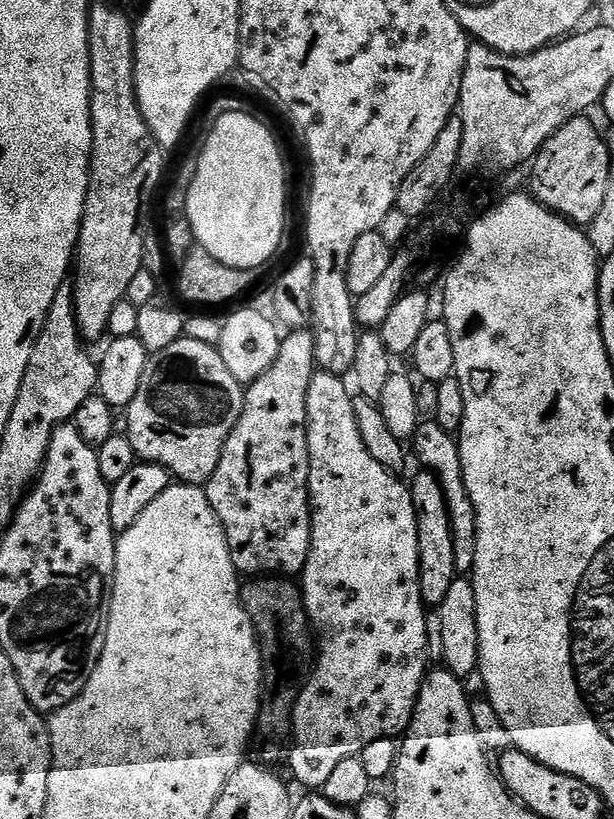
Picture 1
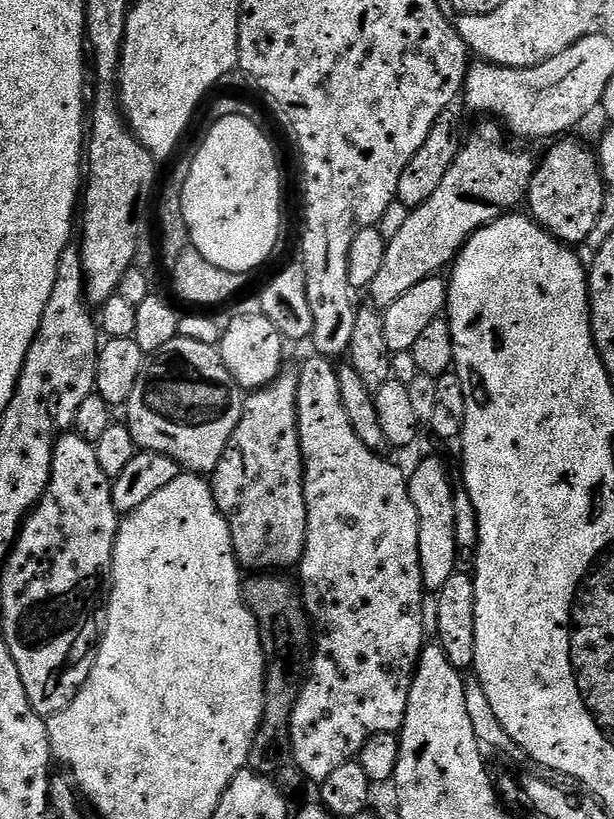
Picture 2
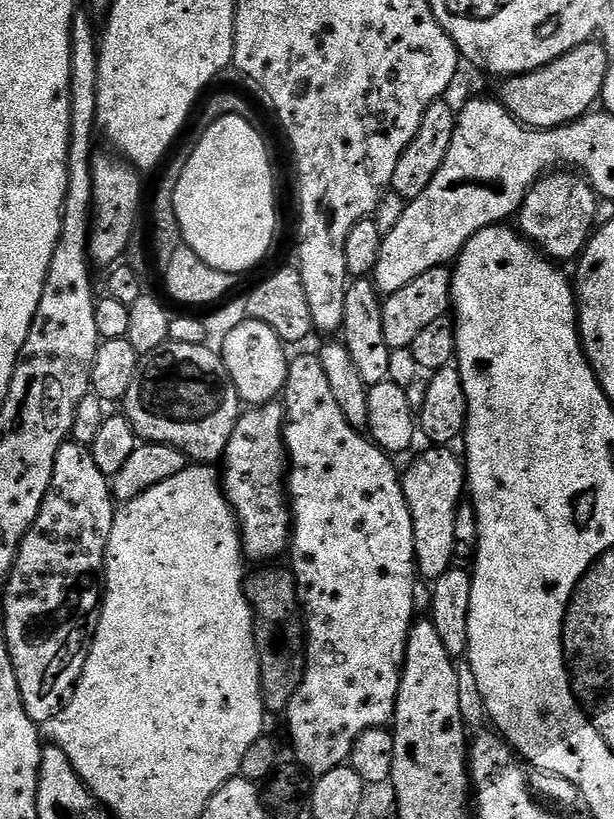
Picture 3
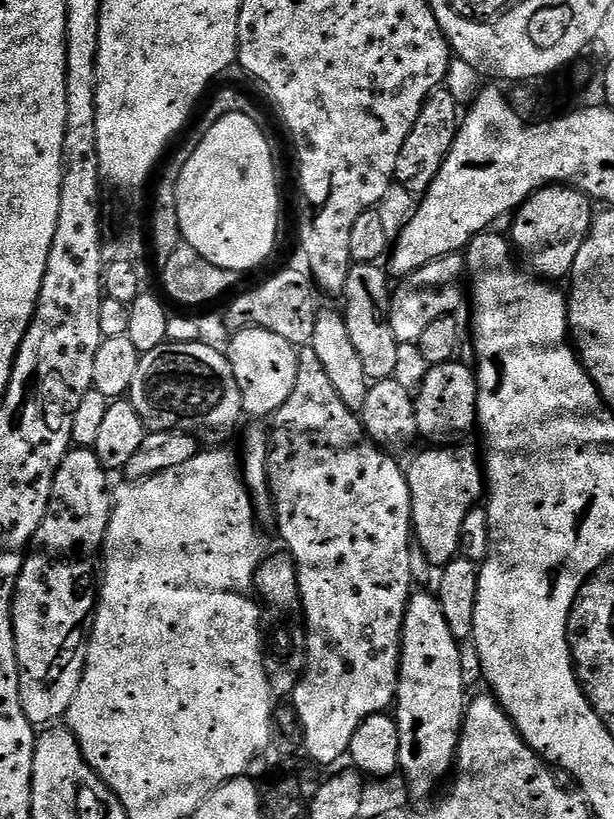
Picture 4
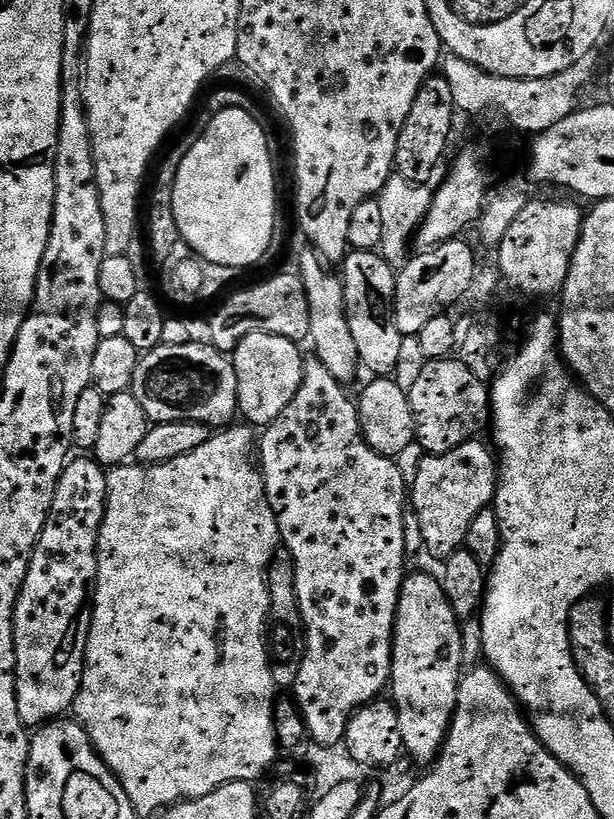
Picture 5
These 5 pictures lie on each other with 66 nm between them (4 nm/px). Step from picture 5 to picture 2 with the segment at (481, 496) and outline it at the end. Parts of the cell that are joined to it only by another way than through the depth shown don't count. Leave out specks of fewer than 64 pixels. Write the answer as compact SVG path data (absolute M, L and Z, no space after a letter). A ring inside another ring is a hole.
M428 456L425 460L418 461L416 469L413 472L409 471L406 479L410 502L414 502L414 510L418 514L418 558L422 570L422 582L429 593L439 594L442 586L446 586L447 580L458 571L458 564L456 564L458 549L454 538L454 498L457 489L452 488L452 480L448 477L447 466L436 456Z

